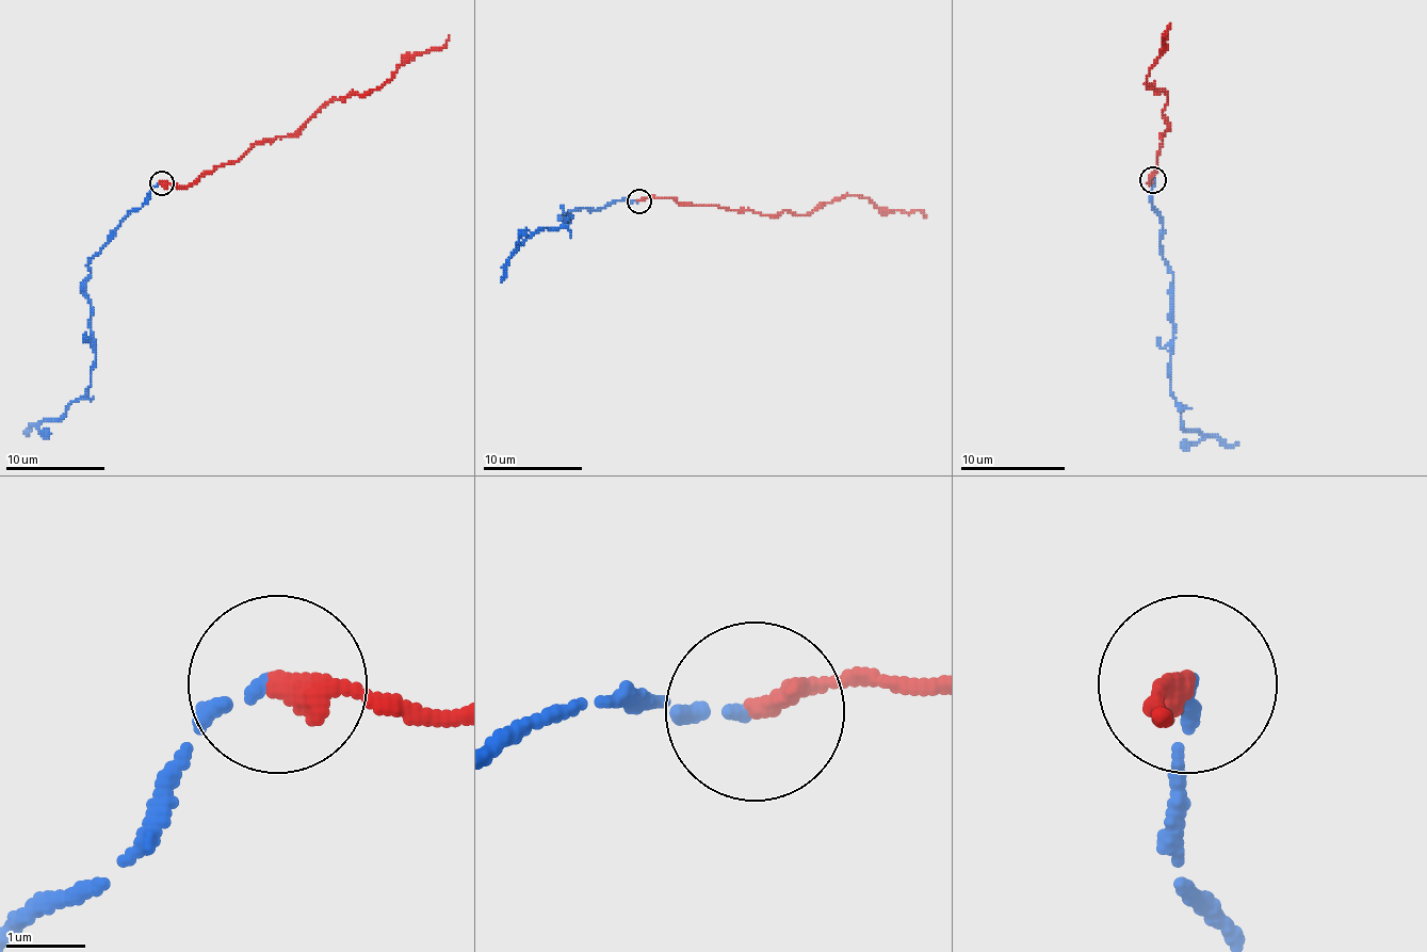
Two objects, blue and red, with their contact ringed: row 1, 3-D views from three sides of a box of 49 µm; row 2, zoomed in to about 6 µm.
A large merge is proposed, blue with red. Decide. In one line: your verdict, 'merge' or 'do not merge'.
merge

